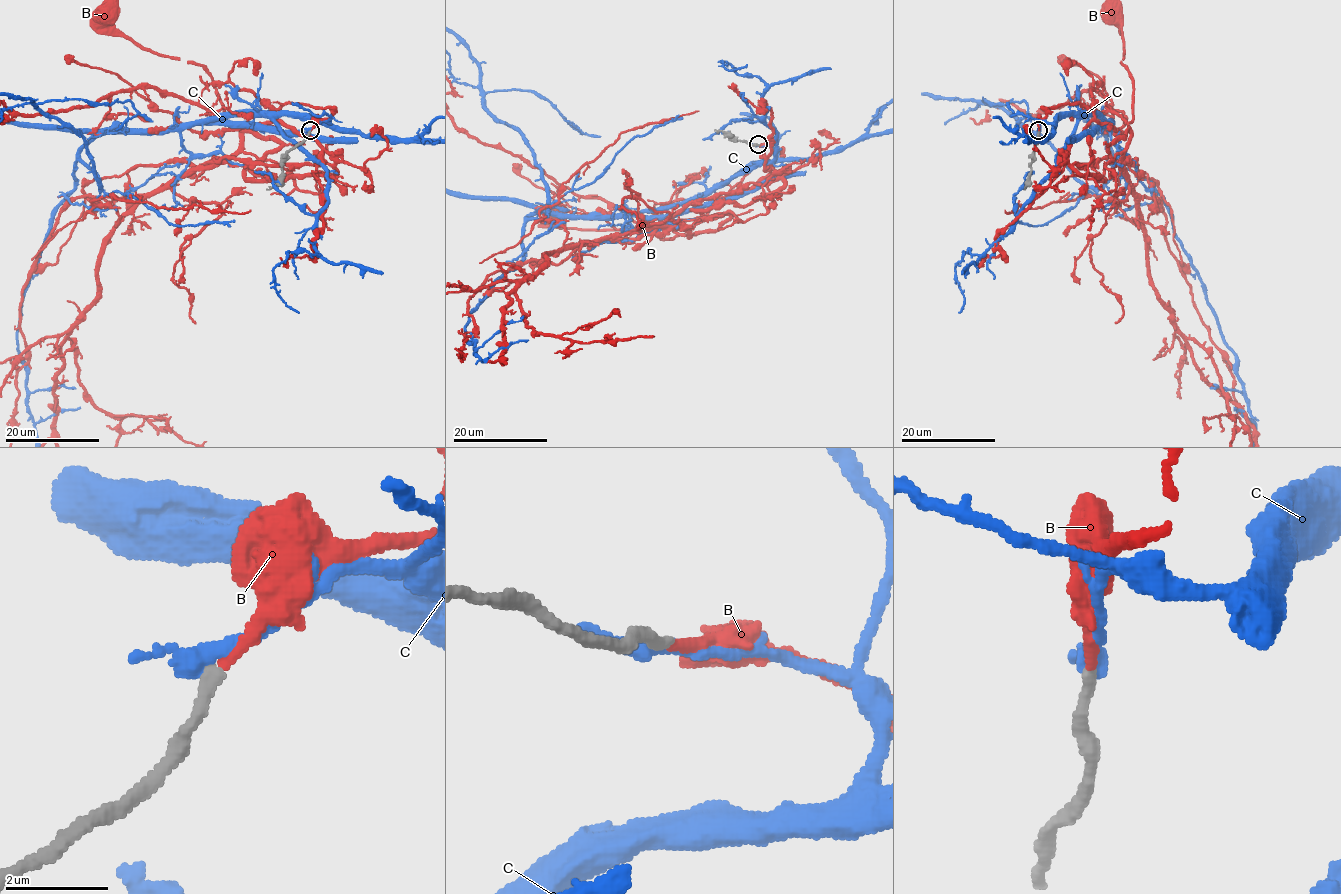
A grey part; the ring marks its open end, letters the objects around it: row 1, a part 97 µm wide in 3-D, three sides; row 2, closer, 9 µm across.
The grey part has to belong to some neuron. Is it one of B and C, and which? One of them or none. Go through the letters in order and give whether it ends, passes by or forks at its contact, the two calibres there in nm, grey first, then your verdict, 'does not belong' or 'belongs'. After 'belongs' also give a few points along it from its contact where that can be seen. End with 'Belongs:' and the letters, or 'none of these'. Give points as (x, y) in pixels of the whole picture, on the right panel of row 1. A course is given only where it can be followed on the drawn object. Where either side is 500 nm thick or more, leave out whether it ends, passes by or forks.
B: it ends there; 240 nm thick on the grey side, 220 nm on the other; belongs; it runs (1038, 130), (1044, 108), (1091, 108), (1095, 82), (1107, 107), (1133, 119), (1133, 80), (1111, 13)
C: it passes by; 260 nm thick on the grey side, 320 nm on the other; does not belong
Belongs: B

